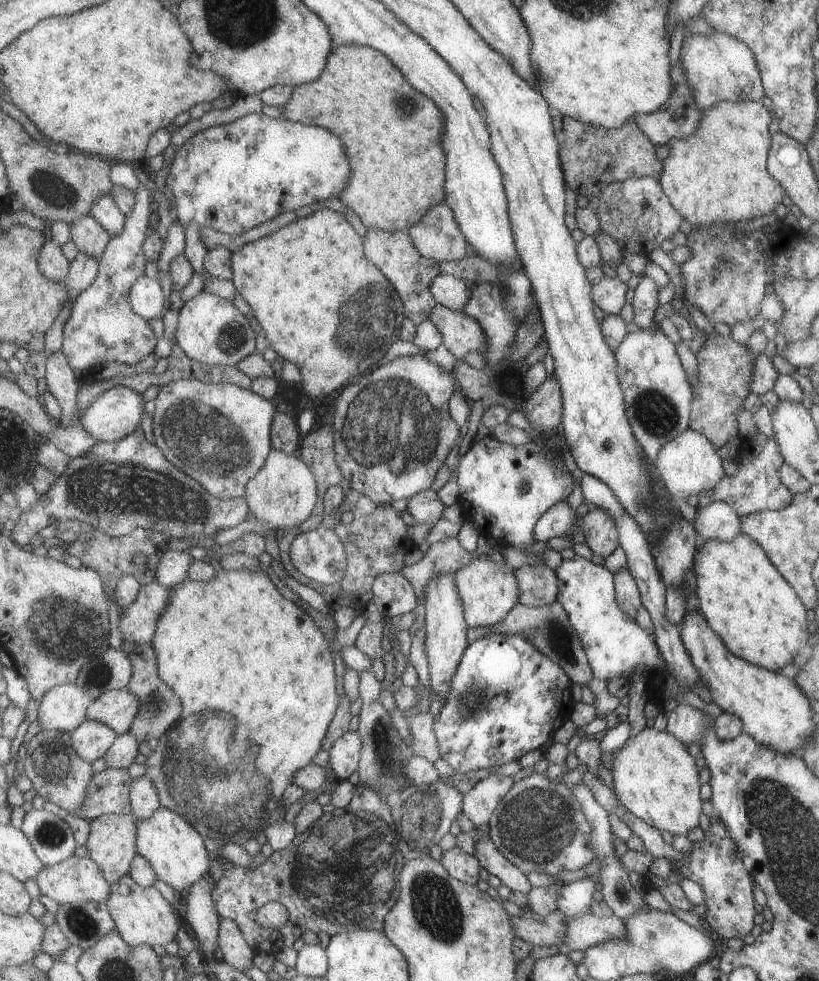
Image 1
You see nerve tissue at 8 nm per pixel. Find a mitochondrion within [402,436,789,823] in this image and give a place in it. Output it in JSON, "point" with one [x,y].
{"point":[551,632]}

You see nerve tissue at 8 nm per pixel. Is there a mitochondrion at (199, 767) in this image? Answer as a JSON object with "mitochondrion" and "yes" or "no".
{"mitochondrion":"yes"}

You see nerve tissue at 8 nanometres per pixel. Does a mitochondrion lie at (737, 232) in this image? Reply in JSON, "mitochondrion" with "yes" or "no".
{"mitochondrion":"no"}

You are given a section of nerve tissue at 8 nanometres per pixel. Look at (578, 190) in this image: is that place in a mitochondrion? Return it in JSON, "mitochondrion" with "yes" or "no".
{"mitochondrion":"no"}

